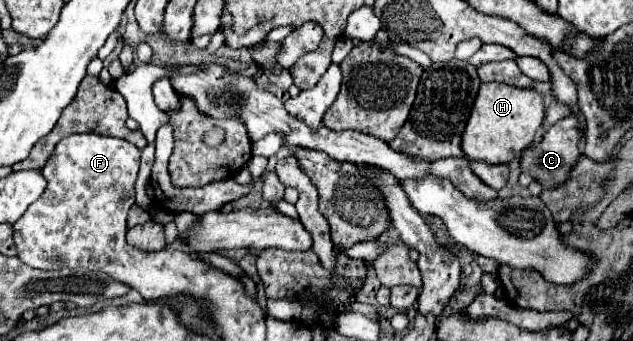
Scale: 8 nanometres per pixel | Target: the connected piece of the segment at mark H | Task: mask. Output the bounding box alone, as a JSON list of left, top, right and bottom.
[462,82,544,164]

